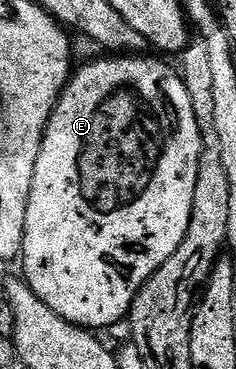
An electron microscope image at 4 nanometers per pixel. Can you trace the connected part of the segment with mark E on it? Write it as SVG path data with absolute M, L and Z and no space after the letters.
M113 54L108 58L98 58L82 63L69 77L69 83L66 84L64 92L57 100L57 109L51 114L49 125L45 128L45 137L41 143L39 150L39 158L35 162L35 178L31 182L31 198L27 202L27 218L25 219L25 237L23 238L23 246L21 247L21 257L19 264L25 267L23 279L25 283L31 286L31 290L35 290L35 294L43 302L47 302L47 306L51 306L51 310L55 310L55 314L59 314L67 322L78 324L80 328L88 328L90 330L98 330L97 328L109 328L112 324L117 324L126 319L133 305L133 300L137 296L137 291L149 281L151 274L155 274L159 270L159 266L163 266L163 262L167 262L167 258L171 258L171 254L175 254L175 250L179 250L179 242L183 242L183 238L187 234L187 226L191 222L191 202L195 198L195 178L199 174L199 158L201 157L201 131L197 125L195 118L195 110L191 110L191 97L187 94L187 86L183 86L180 71L176 67L173 68L168 64L168 59L158 58L156 55L150 54Z

